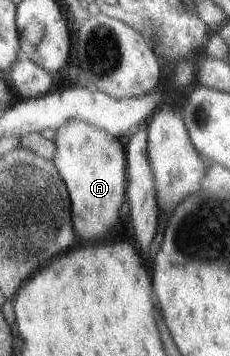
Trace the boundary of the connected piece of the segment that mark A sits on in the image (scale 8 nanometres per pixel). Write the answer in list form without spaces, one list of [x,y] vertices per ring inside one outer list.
[[[80,119],[65,122],[57,130],[54,142],[58,151],[53,161],[68,184],[77,235],[87,241],[105,237],[119,223],[127,195],[127,151],[118,137]]]

